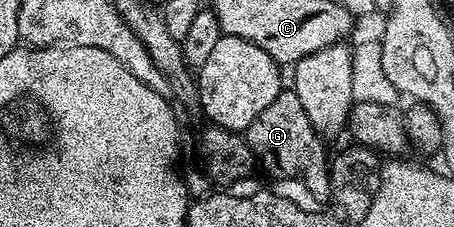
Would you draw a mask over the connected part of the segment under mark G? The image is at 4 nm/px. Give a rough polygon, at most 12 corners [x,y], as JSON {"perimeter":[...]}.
{"perimeter":[[283,90],[245,129],[257,163],[328,205],[330,161]]}

